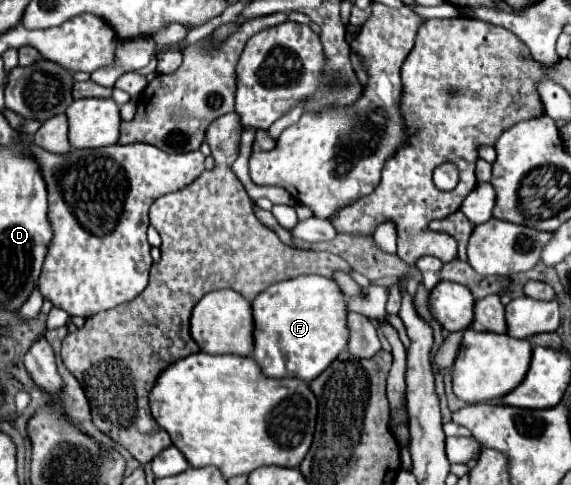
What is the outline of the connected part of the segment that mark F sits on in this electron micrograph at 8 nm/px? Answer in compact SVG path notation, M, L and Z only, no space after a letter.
M298 276L278 282L252 302L254 348L252 358L268 378L300 378L312 382L348 344L346 302L334 280L322 276Z

